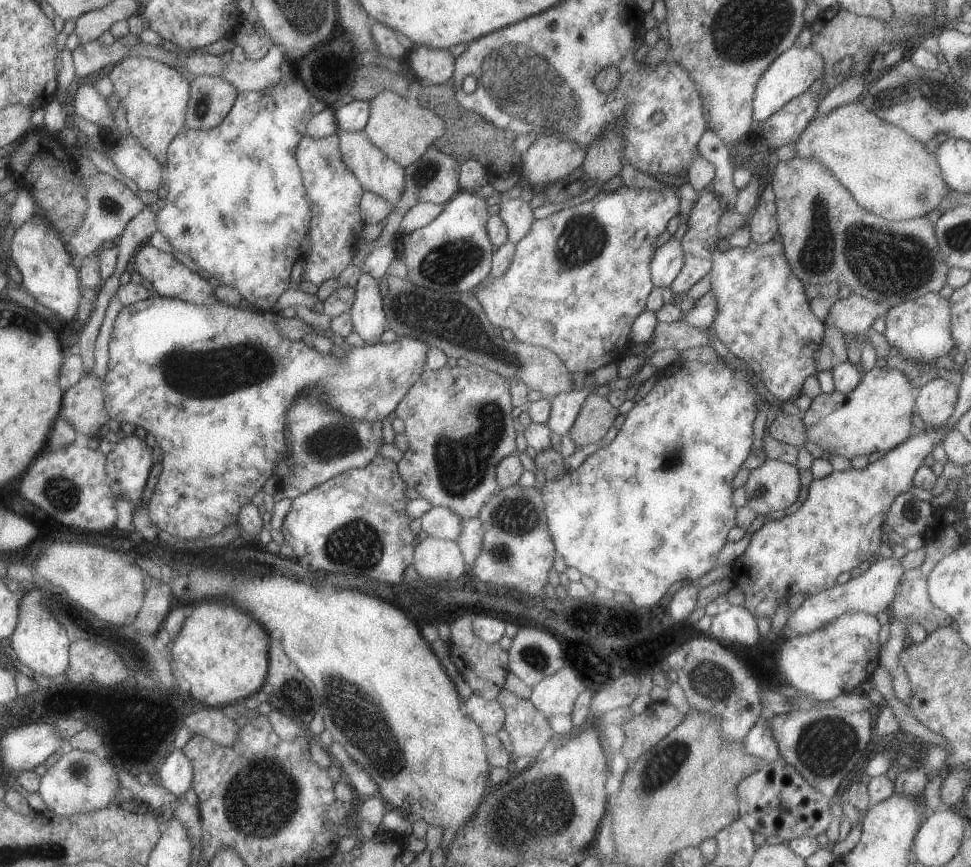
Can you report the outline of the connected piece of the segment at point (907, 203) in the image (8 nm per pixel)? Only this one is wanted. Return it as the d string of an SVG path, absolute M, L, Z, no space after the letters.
M862 99L842 104L834 108L830 114L817 113L804 128L802 136L796 140L794 156L816 158L818 162L822 162L822 166L830 170L830 174L852 194L863 210L890 221L926 217L932 210L938 208L942 199L951 192L942 176L942 170L938 168L936 153L929 153L925 144L910 138L898 126L880 120Z

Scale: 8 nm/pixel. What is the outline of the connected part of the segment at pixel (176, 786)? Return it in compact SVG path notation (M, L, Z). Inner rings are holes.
M176 749L160 768L159 784L168 789L169 798L183 798L192 788L192 776L192 762Z

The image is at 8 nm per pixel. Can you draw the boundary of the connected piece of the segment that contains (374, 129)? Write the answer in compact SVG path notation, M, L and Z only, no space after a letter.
M384 90L370 103L370 117L363 129L368 140L374 144L388 159L394 160L406 169L426 154L426 150L434 145L434 140L444 135L445 122L432 108L411 106L410 103L393 92Z

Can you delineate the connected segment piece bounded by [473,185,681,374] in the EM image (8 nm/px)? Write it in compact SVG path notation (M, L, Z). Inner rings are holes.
M622 185L621 188L614 190L614 192L599 192L595 198L579 206L560 210L560 212L550 214L541 220L535 219L528 235L524 236L516 244L515 256L512 258L512 263L508 266L508 270L502 276L494 276L494 278L492 278L492 274L486 276L473 290L474 296L480 302L484 314L486 314L486 318L490 320L494 328L510 329L514 333L514 340L516 341L552 350L566 364L566 369L574 374L578 372L590 372L593 374L604 364L618 364L629 351L629 335L634 320L642 312L647 311L647 299L654 288L651 280L650 264L657 250L656 241L667 230L670 219L679 214L680 189L680 187L674 186L662 188L662 190L640 190L633 187L630 188L630 186L625 188Z

